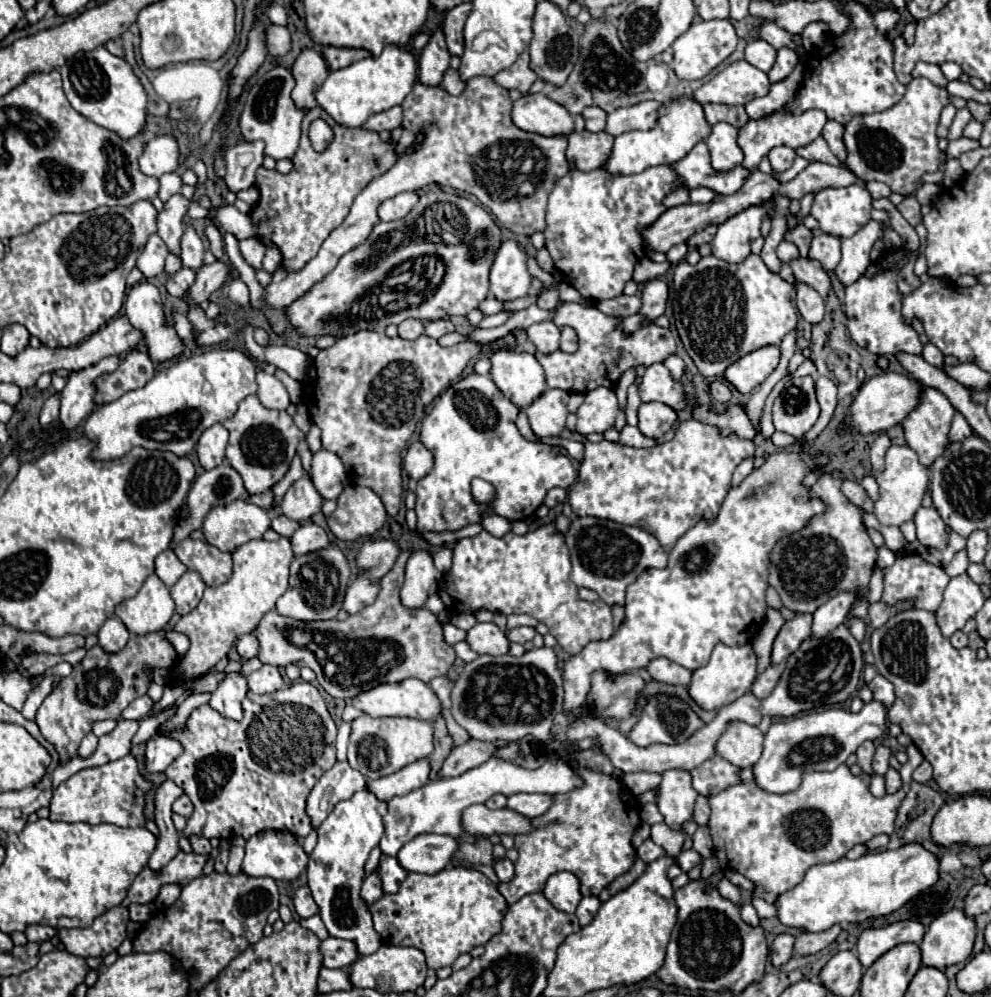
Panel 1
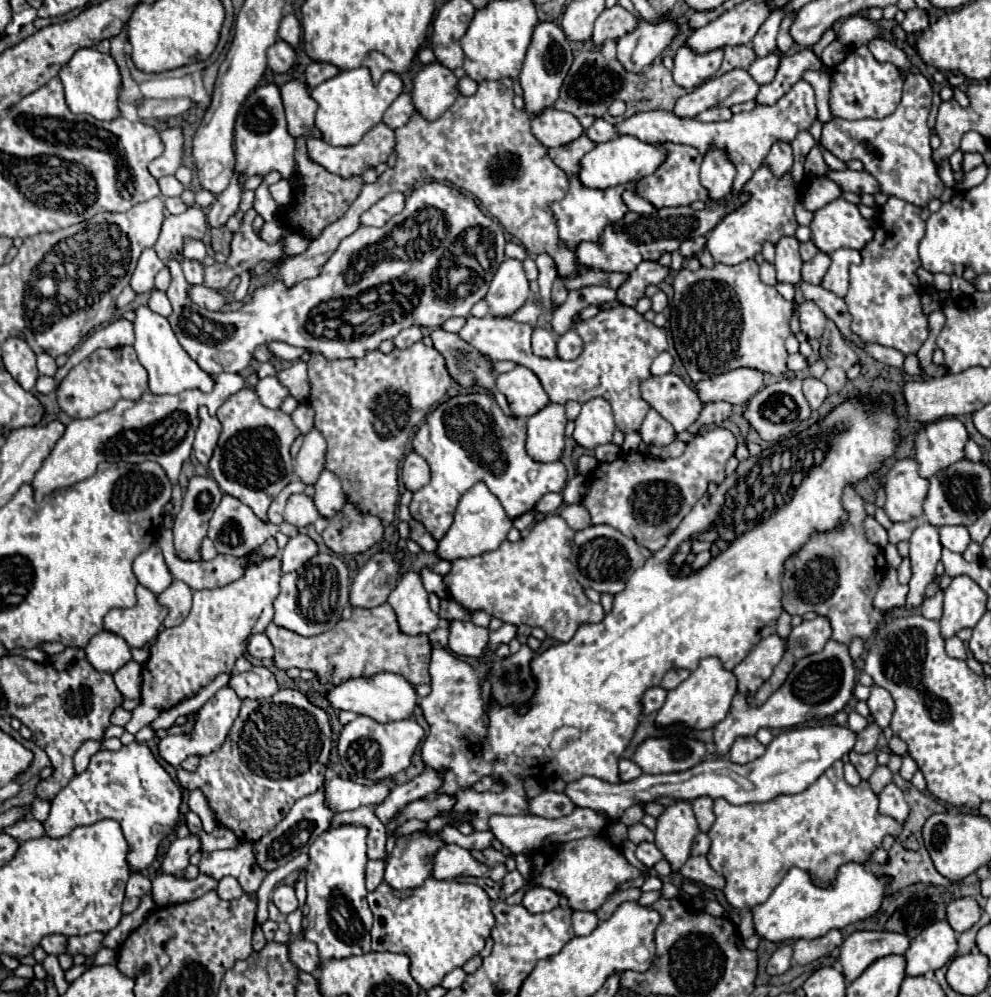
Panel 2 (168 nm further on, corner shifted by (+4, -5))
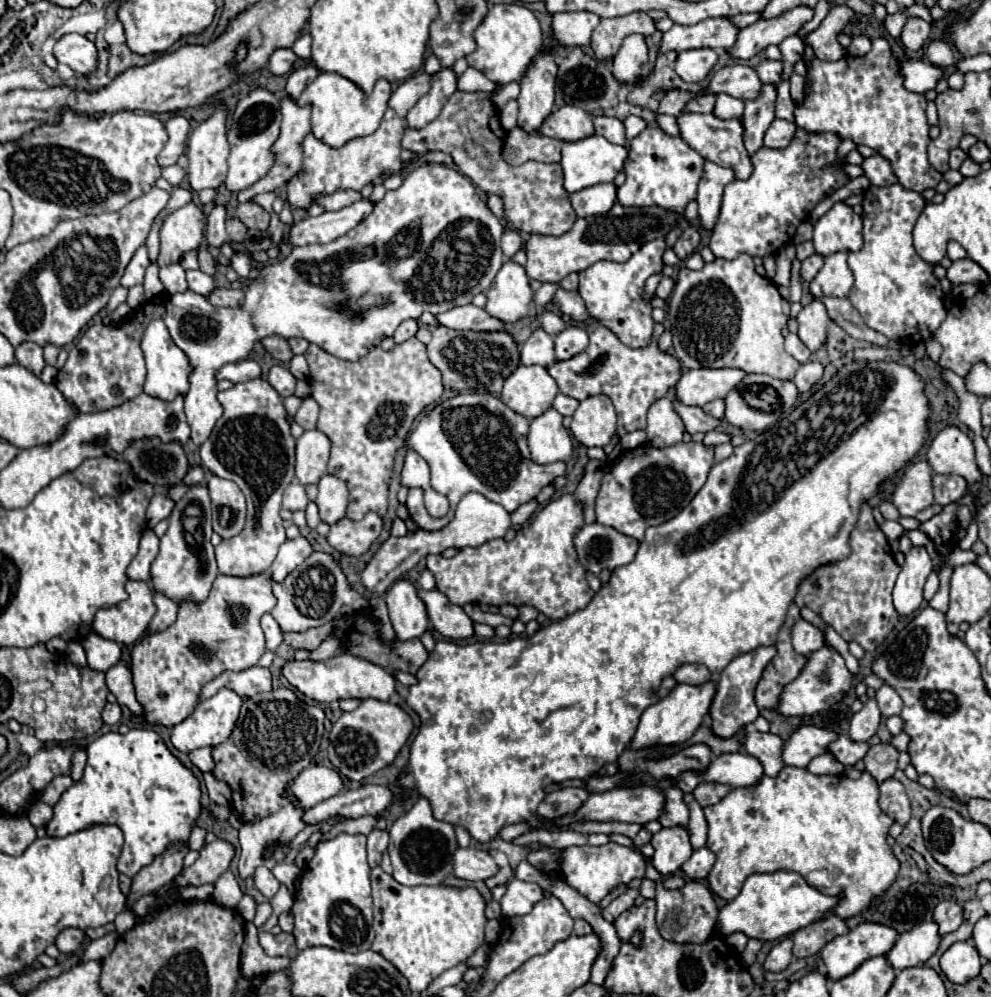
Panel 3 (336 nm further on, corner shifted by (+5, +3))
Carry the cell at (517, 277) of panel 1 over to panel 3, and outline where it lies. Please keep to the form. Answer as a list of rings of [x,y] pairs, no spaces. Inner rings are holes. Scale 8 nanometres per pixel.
[[[508,260],[496,274],[486,296],[488,302],[484,310],[494,318],[500,318],[504,324],[514,324],[530,314],[534,292],[524,268]]]

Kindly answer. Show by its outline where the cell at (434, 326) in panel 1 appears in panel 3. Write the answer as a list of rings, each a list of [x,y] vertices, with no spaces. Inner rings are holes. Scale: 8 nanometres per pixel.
[[[444,326],[434,328],[432,342],[426,346],[430,362],[440,370],[442,382],[448,390],[470,390],[470,386],[480,388],[480,380],[488,392],[500,392],[504,378],[516,370],[520,364],[520,350],[514,336],[508,330],[498,332],[456,332]]]

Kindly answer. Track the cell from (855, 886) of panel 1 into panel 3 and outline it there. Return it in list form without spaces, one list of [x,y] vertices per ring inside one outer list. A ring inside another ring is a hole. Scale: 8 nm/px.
[[[780,870],[774,874],[752,874],[744,882],[740,894],[720,910],[716,926],[720,926],[720,934],[724,936],[744,932],[748,938],[772,942],[824,918],[836,902],[838,898],[820,894],[816,888],[808,886],[806,880],[796,872]]]

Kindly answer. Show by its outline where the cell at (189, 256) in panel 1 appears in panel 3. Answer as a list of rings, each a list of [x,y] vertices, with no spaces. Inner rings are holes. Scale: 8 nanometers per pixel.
[[[188,270],[186,278],[188,278],[190,290],[200,294],[200,296],[204,296],[204,298],[214,290],[214,280],[208,274],[200,272],[200,270]]]

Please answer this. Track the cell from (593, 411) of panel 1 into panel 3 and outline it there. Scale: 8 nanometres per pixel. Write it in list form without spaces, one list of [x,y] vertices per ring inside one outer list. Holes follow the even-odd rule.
[[[604,394],[582,400],[572,416],[570,430],[580,444],[604,448],[616,434],[616,412],[612,400]]]

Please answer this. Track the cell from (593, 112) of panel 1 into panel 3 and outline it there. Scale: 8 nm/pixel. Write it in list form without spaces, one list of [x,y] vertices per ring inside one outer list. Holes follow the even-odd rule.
[[[596,116],[594,118],[594,128],[598,136],[604,136],[608,142],[612,144],[620,144],[626,146],[626,138],[624,138],[624,124],[618,118],[610,118],[610,116]]]

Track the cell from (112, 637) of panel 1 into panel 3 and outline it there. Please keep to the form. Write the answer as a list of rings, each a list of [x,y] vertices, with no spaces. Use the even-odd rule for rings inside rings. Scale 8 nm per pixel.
[[[90,632],[84,640],[82,646],[86,650],[86,658],[88,658],[88,666],[92,670],[98,672],[108,672],[112,666],[118,664],[120,660],[120,646],[112,640],[106,640],[94,632]]]

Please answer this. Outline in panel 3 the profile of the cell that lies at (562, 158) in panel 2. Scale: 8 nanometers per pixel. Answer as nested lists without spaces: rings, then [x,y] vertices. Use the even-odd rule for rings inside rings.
[[[514,128],[504,142],[504,160],[508,164],[524,164],[528,160],[560,162],[562,144],[562,140],[548,138],[540,132],[528,134],[522,128]]]

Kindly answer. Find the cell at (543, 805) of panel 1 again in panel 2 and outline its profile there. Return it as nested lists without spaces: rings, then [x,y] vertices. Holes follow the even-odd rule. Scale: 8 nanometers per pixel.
[[[541,792],[539,796],[529,800],[529,814],[543,816],[543,818],[561,818],[575,810],[575,804],[563,792]]]

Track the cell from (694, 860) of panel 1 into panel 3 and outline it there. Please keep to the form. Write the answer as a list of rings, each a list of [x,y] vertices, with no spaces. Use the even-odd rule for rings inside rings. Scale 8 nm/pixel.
[[[700,848],[700,850],[694,850],[694,854],[684,862],[682,872],[692,880],[704,880],[710,874],[714,862],[716,862],[716,856],[708,848]]]

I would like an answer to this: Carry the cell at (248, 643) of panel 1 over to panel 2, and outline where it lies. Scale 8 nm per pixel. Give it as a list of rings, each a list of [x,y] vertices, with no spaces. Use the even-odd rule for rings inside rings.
[[[251,634],[247,654],[253,658],[259,658],[259,660],[267,660],[267,658],[271,660],[273,658],[273,646],[265,634]]]

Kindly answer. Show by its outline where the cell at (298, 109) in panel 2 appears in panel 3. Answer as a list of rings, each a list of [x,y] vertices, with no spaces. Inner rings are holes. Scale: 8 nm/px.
[[[284,96],[282,100],[282,126],[280,126],[280,136],[278,140],[274,142],[272,146],[272,154],[274,154],[274,166],[272,170],[268,172],[266,178],[258,180],[256,184],[252,184],[250,188],[246,188],[244,192],[238,194],[238,204],[244,204],[244,202],[252,202],[256,194],[262,194],[262,192],[272,192],[272,190],[278,190],[280,186],[284,186],[296,172],[300,172],[302,168],[302,140],[304,136],[310,134],[310,106],[298,106],[294,100],[290,100],[288,96]]]

